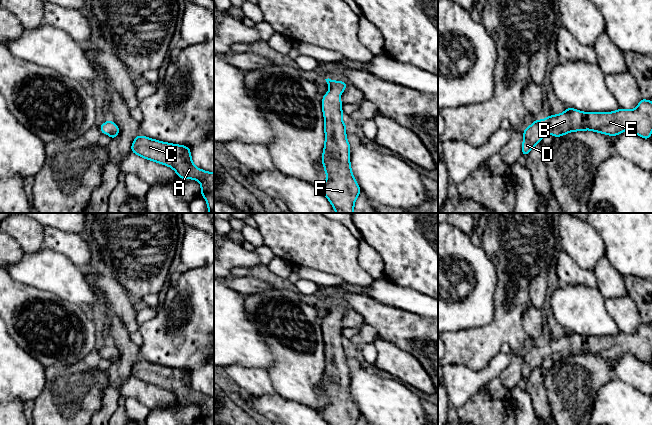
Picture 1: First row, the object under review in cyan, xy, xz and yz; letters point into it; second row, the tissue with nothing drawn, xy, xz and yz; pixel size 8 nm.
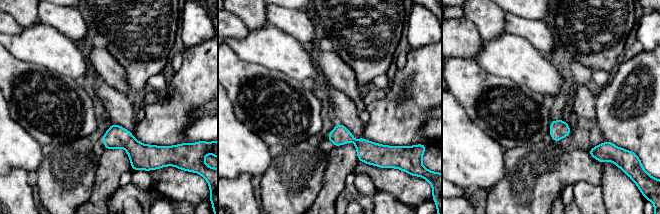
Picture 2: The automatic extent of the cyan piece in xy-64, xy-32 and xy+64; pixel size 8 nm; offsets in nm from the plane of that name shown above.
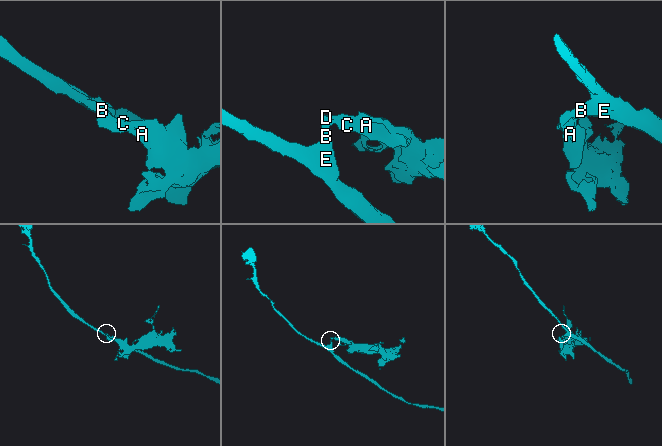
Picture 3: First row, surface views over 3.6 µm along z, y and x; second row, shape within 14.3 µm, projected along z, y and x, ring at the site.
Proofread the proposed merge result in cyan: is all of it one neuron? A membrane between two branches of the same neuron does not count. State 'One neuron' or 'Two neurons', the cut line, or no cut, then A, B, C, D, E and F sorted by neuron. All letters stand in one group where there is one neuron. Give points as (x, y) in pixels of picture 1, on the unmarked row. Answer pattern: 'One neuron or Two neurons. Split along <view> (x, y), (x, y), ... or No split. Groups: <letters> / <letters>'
One neuron. No split. Groups: A B C D E F

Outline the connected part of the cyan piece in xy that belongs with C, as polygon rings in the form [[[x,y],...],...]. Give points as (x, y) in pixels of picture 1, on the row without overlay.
[[[138,359],[132,367],[131,376],[171,391],[181,403],[199,405],[201,419],[206,425],[214,425],[214,397],[198,393],[193,388],[189,371]]]

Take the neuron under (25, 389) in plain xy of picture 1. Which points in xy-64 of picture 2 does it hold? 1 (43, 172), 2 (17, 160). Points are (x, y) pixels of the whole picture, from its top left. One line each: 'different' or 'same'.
1: different
2: same

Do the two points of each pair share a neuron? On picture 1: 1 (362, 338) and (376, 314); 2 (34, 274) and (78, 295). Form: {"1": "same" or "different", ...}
{"1": "different", "2": "same"}

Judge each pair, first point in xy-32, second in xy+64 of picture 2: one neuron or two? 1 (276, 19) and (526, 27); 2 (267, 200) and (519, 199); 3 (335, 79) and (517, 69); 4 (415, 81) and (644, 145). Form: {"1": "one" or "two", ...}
{"1": "one", "2": "one", "3": "two", "4": "one"}

